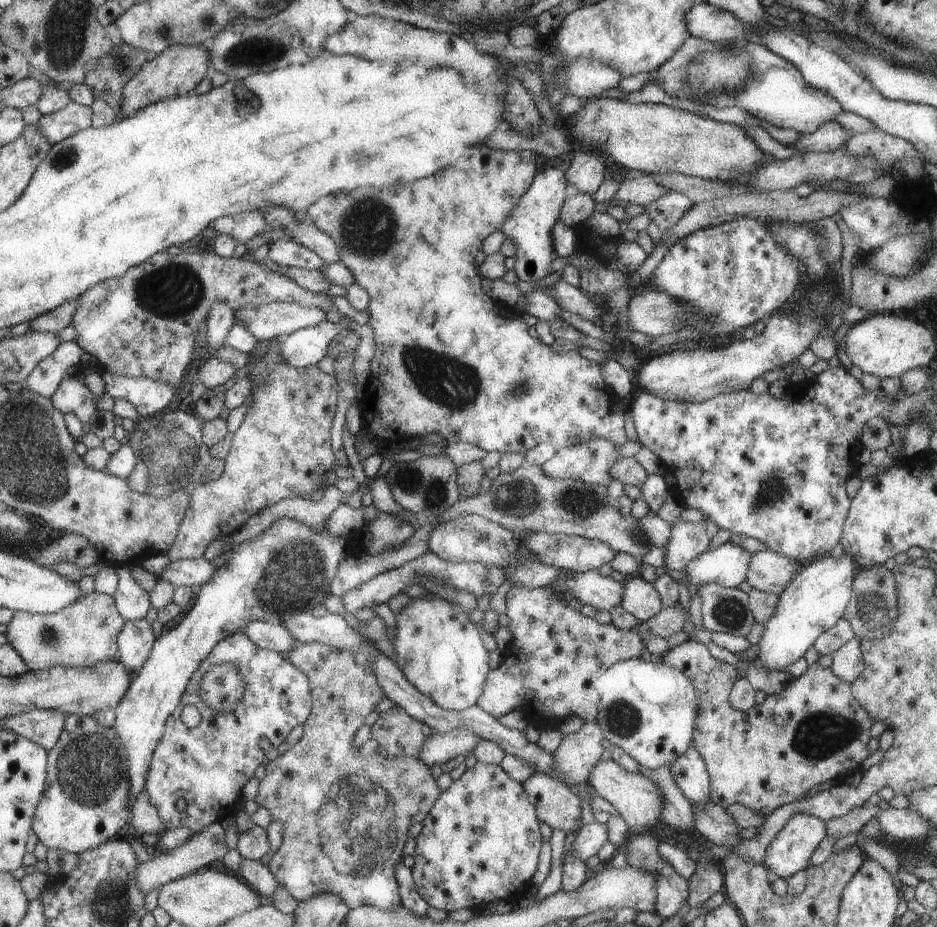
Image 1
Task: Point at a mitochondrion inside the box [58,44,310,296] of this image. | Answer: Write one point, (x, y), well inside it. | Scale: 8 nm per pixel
(120, 63)

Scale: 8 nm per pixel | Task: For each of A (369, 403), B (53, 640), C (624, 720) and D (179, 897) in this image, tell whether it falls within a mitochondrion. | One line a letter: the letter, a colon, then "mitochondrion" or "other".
A: other
B: mitochondrion
C: mitochondrion
D: mitochondrion

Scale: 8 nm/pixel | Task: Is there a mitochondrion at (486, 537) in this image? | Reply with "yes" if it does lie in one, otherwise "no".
yes

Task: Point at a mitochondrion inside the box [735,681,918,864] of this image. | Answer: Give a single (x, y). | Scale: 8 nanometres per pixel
(818, 735)

